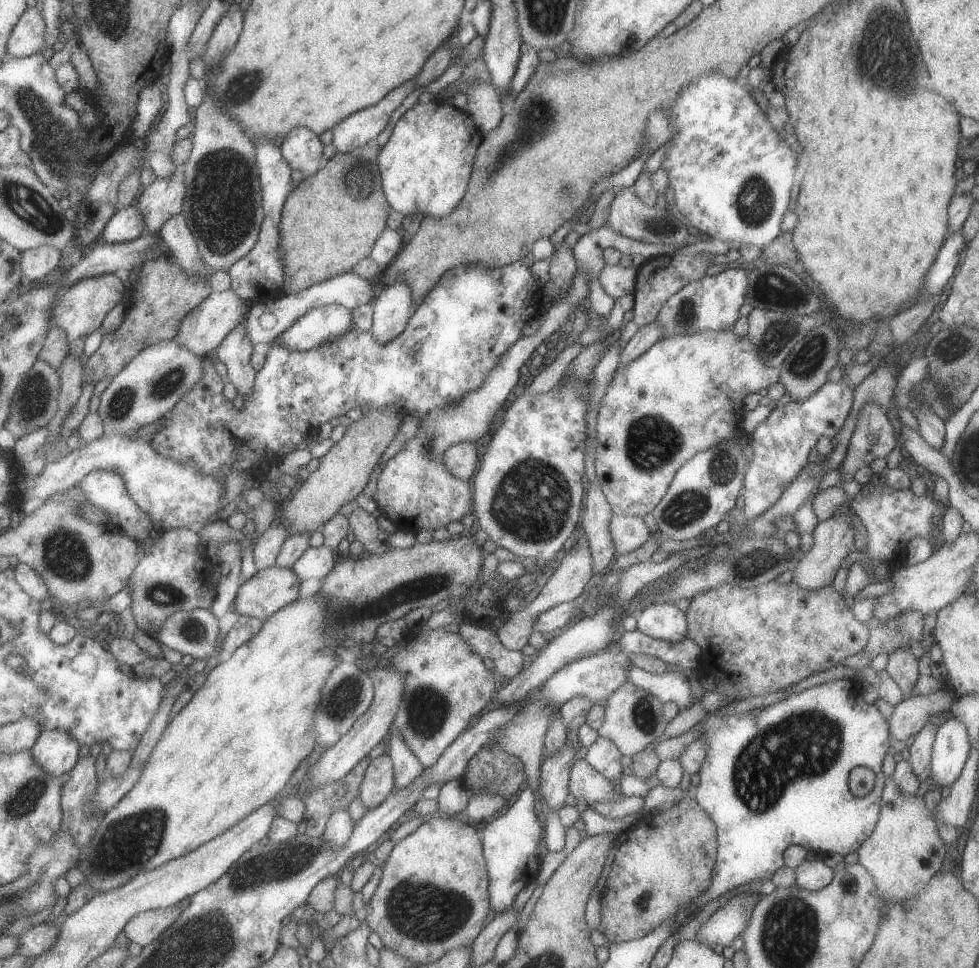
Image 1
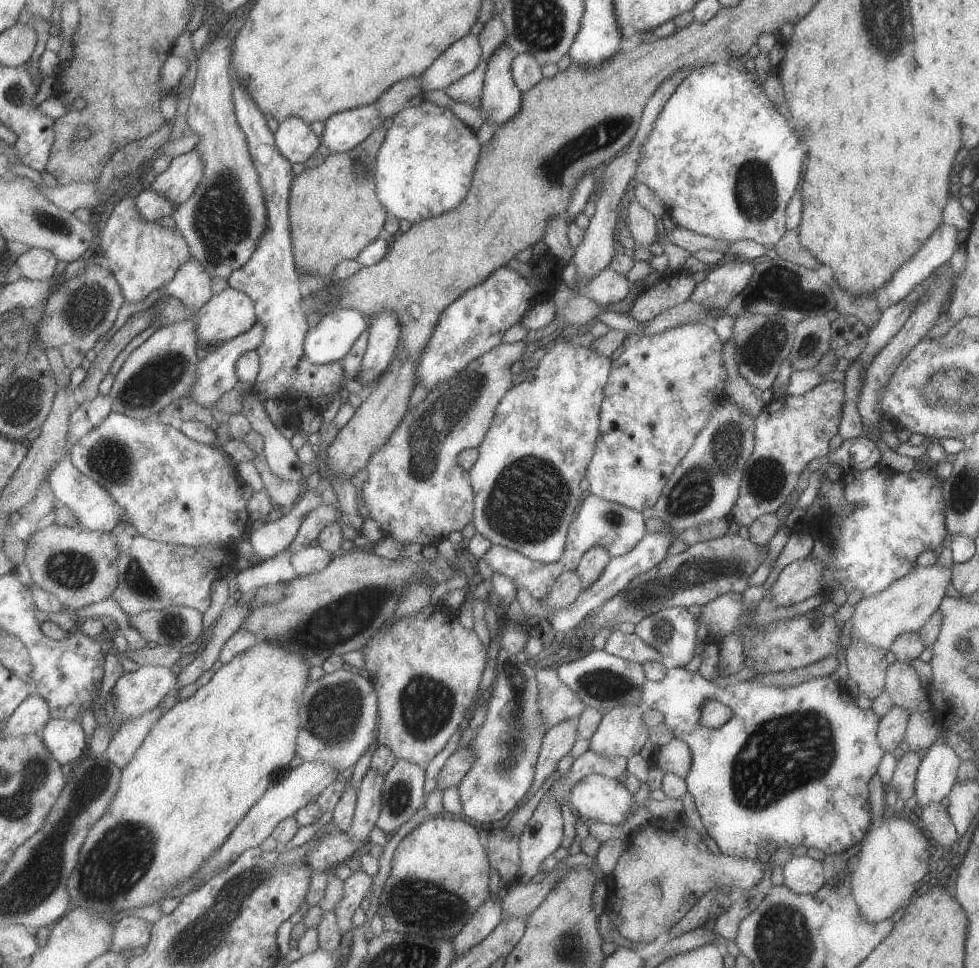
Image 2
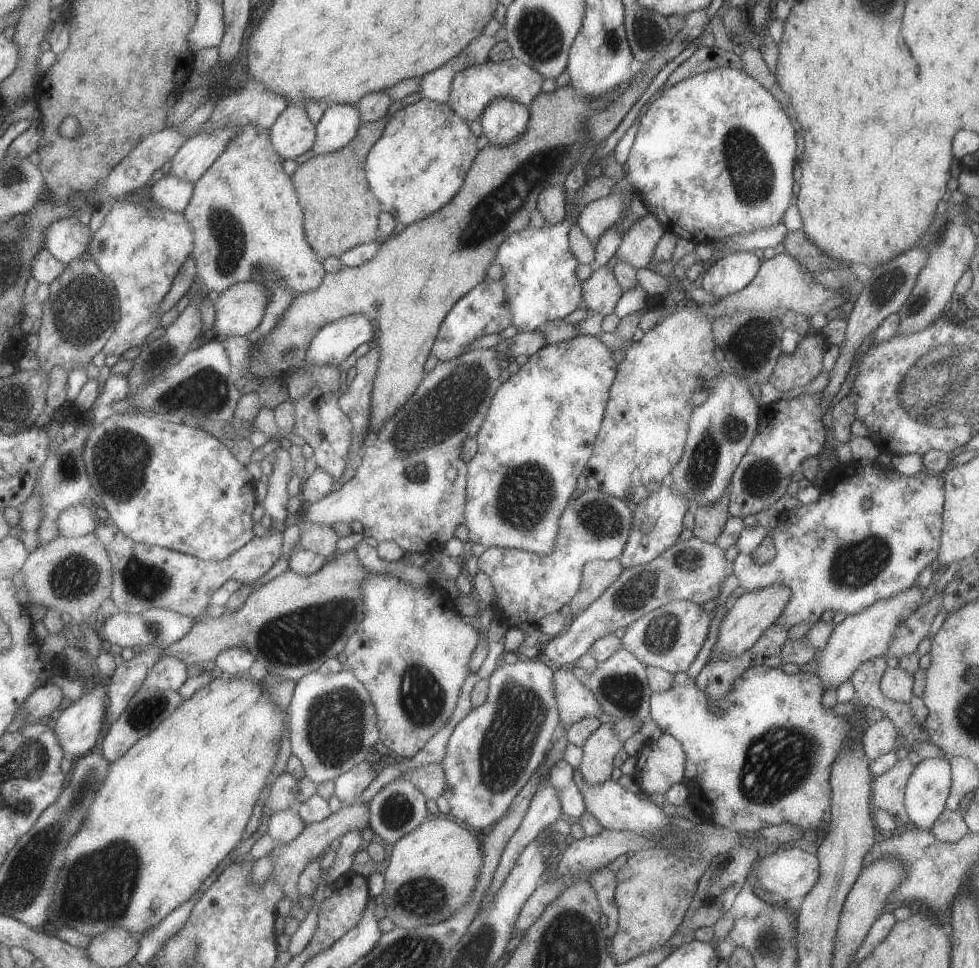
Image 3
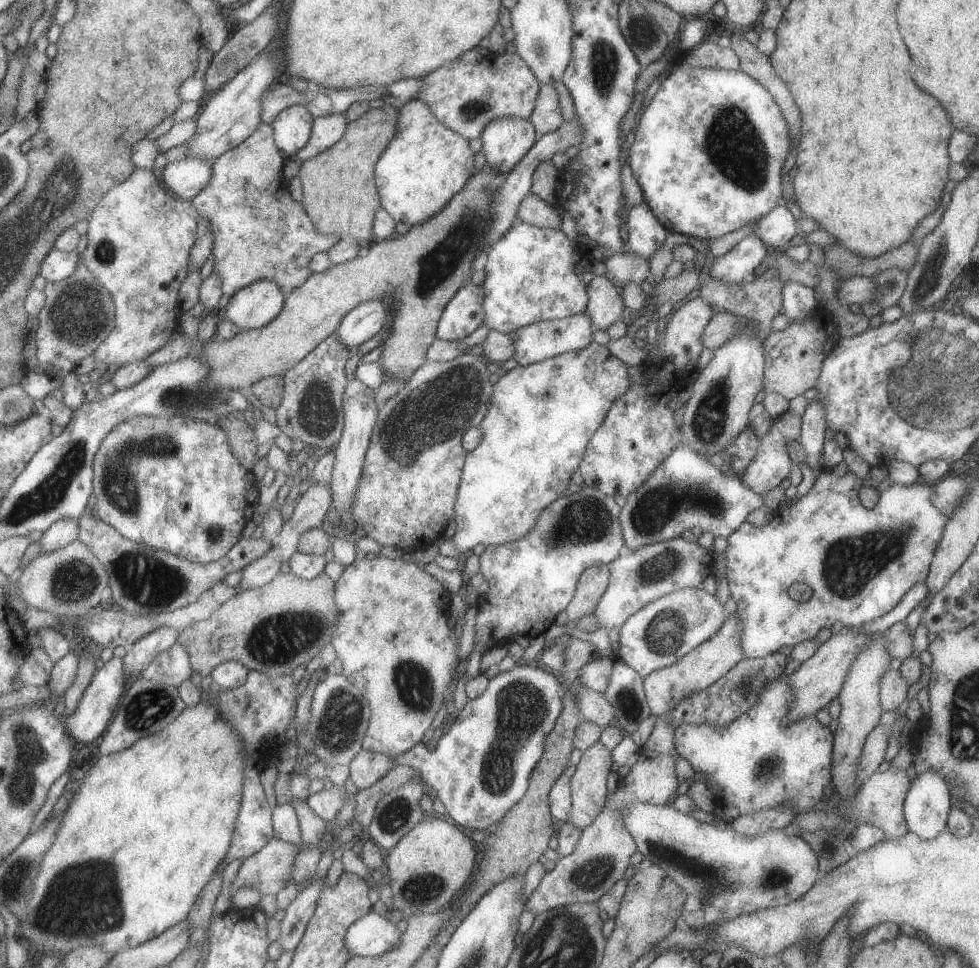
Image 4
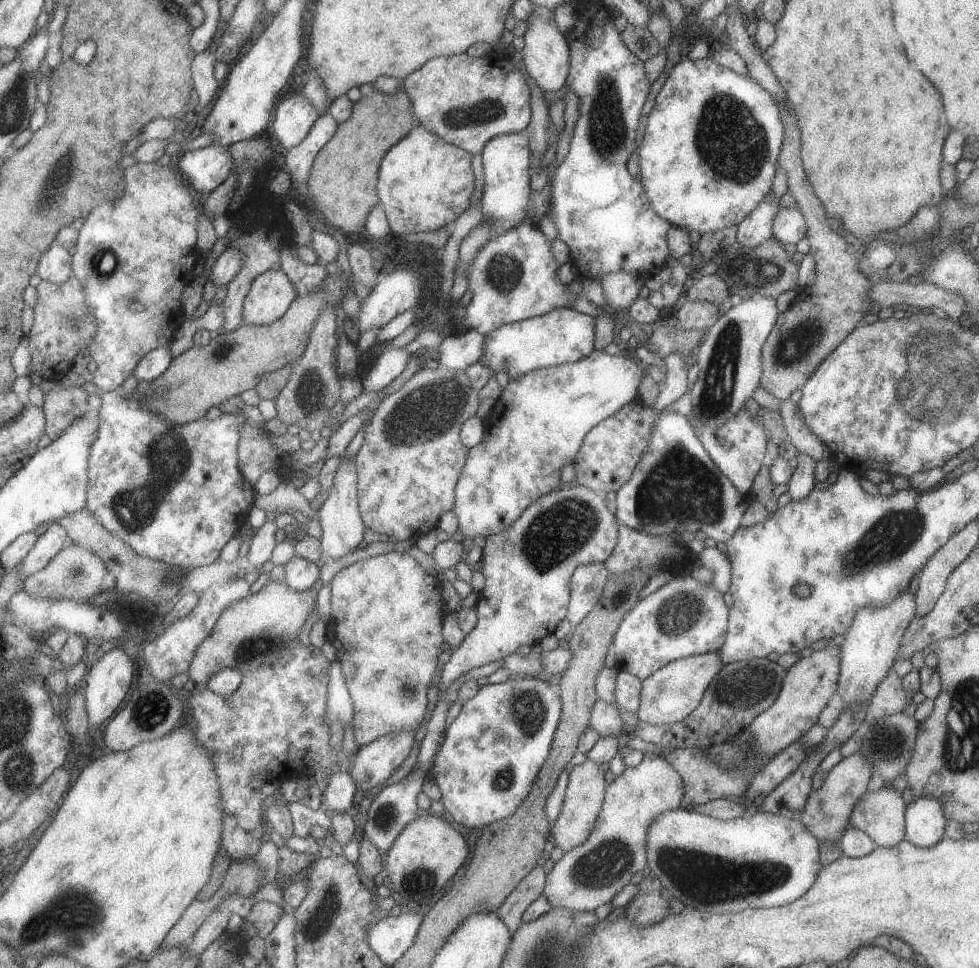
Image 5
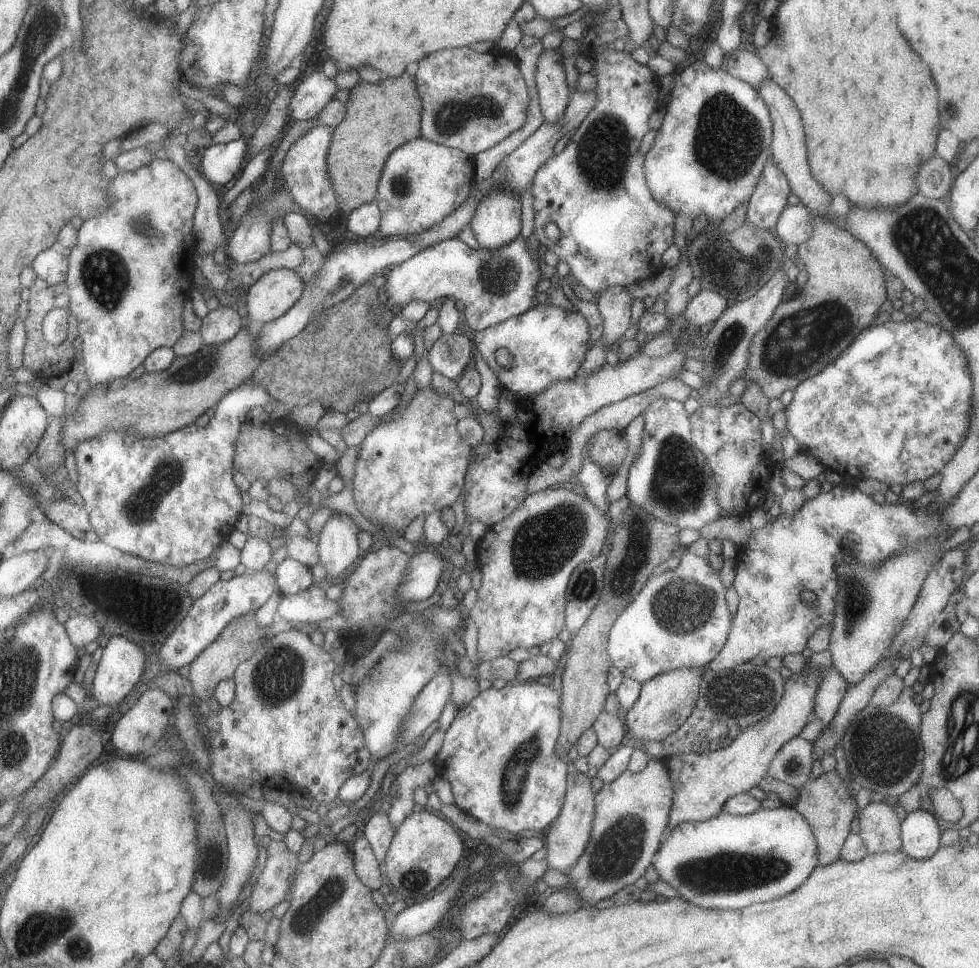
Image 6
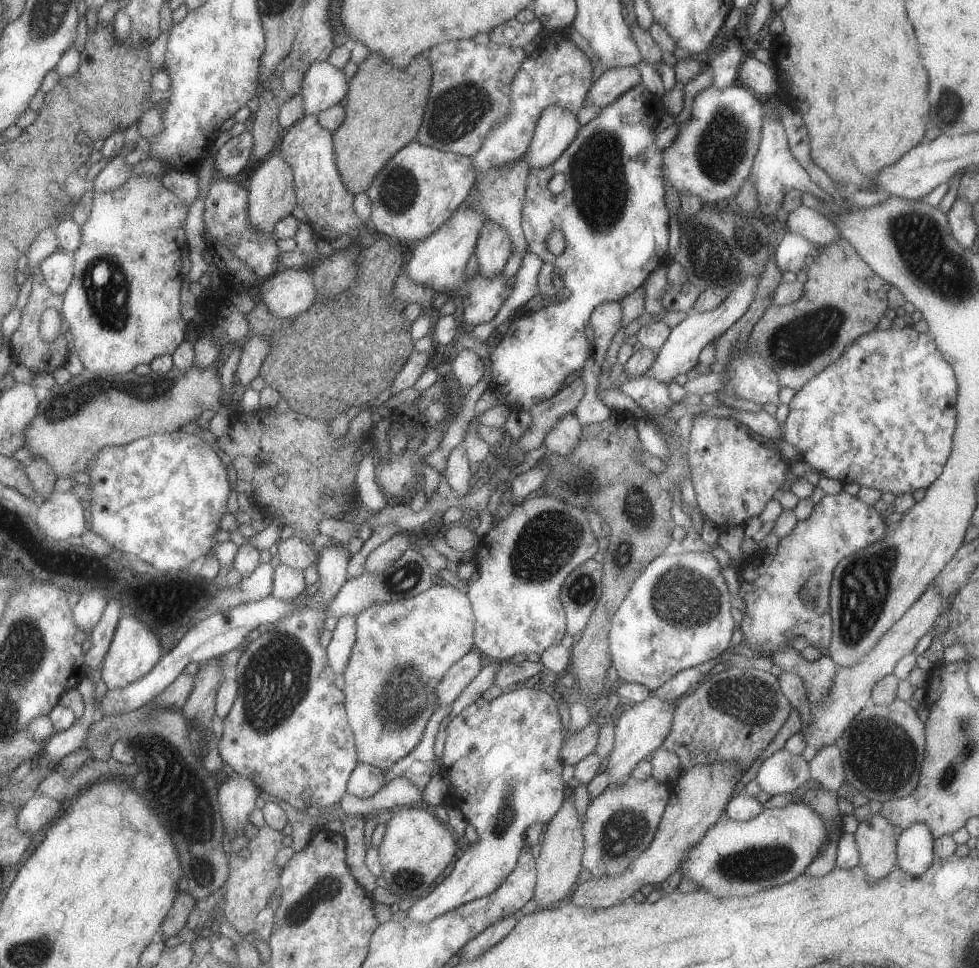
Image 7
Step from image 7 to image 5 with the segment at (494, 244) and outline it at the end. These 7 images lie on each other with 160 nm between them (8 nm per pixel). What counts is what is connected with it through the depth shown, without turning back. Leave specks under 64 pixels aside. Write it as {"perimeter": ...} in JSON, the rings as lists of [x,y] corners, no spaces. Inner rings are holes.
{"perimeter":[[[524,131],[506,133],[491,138],[484,145],[483,171],[485,185],[481,196],[483,221],[491,229],[508,230],[526,221],[527,208],[531,204],[532,158],[529,136]]]}

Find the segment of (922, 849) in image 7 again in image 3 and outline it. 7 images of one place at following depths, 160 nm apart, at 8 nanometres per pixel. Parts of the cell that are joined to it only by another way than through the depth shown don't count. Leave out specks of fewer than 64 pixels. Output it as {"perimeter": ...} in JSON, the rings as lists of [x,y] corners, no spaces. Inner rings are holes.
{"perimeter":[[[922,759],[915,765],[905,790],[905,807],[916,827],[932,830],[933,822],[946,809],[951,784],[951,764],[948,759]]]}

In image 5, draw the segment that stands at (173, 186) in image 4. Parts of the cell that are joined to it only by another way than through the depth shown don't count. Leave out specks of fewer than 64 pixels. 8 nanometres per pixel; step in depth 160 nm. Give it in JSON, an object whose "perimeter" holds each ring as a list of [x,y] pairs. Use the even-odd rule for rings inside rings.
{"perimeter":[[[212,144],[185,153],[173,164],[180,178],[186,178],[190,188],[203,195],[211,193],[230,176],[232,161],[229,147]]]}

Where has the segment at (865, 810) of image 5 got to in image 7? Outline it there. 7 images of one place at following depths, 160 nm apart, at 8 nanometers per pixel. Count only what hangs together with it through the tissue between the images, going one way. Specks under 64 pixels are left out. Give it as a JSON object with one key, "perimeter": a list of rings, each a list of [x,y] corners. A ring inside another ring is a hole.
{"perimeter":[[[871,813],[867,820],[859,822],[854,835],[859,850],[859,864],[867,872],[867,880],[877,881],[884,878],[897,866],[897,835],[894,827],[880,813]]]}

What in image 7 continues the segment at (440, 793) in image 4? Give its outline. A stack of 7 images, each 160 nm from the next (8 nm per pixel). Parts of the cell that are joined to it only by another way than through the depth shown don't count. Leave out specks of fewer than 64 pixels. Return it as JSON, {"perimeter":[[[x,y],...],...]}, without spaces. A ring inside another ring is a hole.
{"perimeter":[[[518,688],[493,699],[477,698],[471,705],[451,716],[445,749],[441,756],[440,775],[450,783],[448,804],[457,807],[477,831],[478,839],[456,862],[455,869],[426,898],[407,910],[406,915],[417,923],[431,920],[494,892],[508,878],[526,846],[527,830],[536,823],[548,824],[560,810],[565,799],[566,783],[562,779],[564,764],[560,758],[562,721],[558,711],[559,698],[539,689]]]}

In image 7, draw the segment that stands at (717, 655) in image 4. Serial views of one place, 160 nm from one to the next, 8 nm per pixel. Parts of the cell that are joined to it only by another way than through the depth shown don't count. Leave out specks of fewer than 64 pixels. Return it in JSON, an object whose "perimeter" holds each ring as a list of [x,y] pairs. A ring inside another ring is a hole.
{"perimeter":[[[652,692],[639,703],[627,705],[620,711],[618,724],[615,726],[615,743],[610,758],[603,768],[610,773],[609,786],[626,782],[632,777],[637,762],[661,748],[661,744],[671,733],[675,708],[681,698],[682,696],[673,702],[668,702],[661,700]]]}

